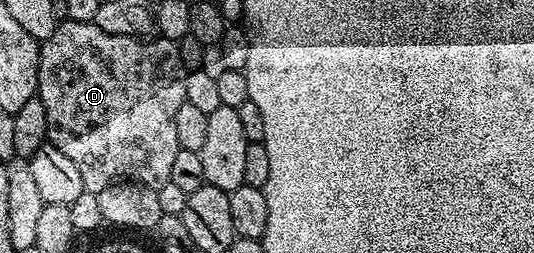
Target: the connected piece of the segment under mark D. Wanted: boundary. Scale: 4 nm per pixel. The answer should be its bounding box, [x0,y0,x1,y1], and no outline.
[36,20,189,192]

